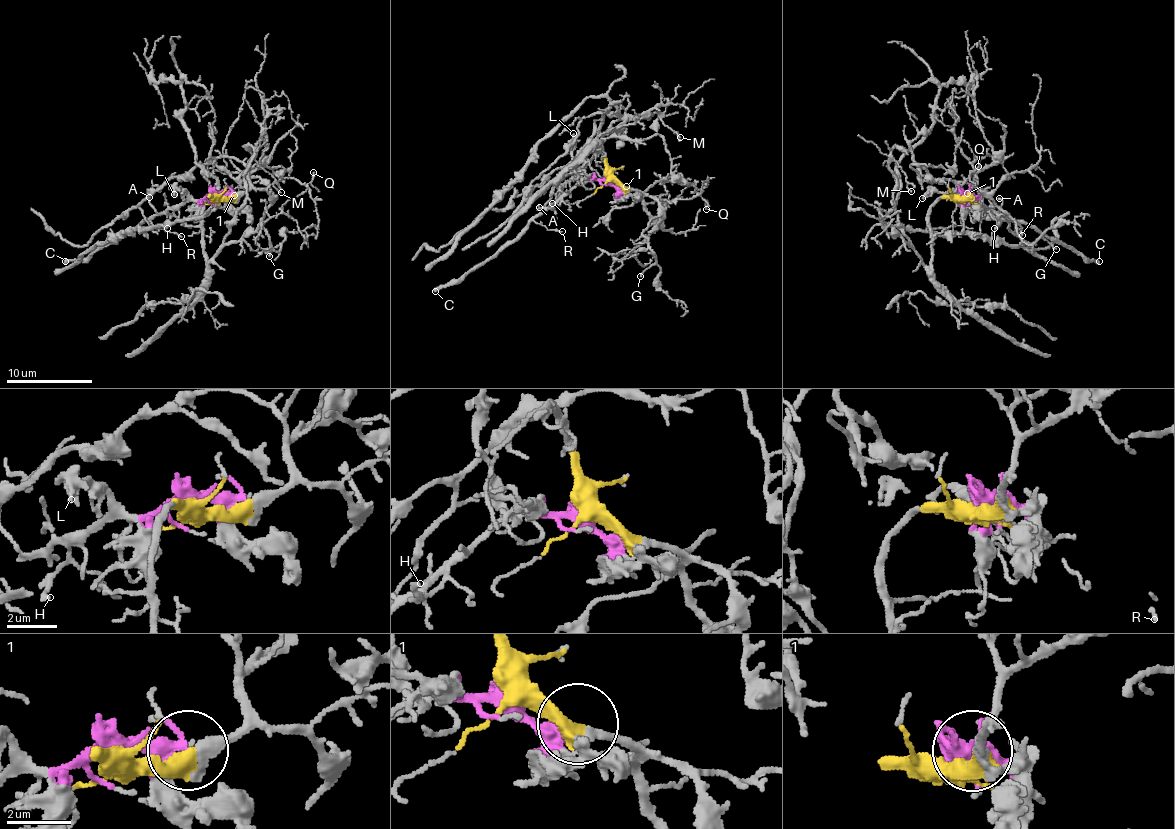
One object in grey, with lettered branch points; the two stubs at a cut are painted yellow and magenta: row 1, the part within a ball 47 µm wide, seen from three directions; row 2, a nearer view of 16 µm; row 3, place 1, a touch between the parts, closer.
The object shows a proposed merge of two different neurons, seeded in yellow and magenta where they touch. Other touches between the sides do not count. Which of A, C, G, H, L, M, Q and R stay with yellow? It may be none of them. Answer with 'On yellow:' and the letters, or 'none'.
On yellow: G, M, Q

